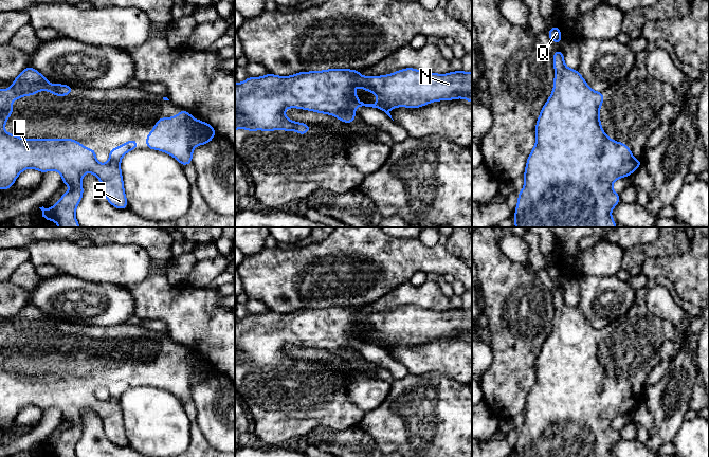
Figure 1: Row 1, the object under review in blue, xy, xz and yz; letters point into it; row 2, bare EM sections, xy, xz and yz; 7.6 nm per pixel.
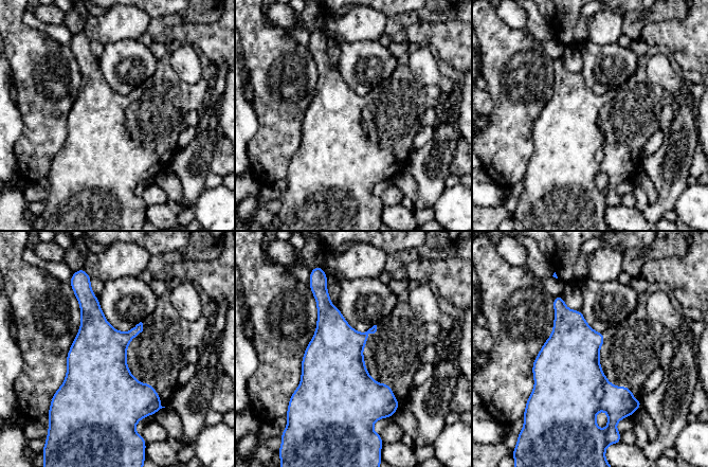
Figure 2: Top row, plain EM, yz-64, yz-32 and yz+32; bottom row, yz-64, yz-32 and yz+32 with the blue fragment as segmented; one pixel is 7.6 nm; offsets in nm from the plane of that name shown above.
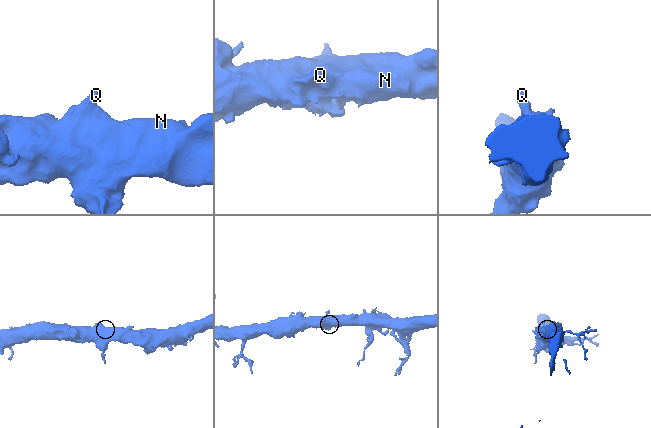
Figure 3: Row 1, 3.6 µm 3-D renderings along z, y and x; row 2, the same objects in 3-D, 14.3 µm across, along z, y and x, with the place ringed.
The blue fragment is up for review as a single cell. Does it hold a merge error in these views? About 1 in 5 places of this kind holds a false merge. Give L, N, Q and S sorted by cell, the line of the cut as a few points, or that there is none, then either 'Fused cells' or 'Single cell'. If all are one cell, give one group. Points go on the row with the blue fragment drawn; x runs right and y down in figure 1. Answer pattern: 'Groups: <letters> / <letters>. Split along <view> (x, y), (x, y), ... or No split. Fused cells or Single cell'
Groups: L N Q S. No split. Single cell

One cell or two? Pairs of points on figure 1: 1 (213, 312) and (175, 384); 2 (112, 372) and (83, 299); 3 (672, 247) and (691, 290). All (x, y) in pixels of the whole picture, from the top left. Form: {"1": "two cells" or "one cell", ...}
{"1": "two cells", "2": "two cells", "3": "two cells"}

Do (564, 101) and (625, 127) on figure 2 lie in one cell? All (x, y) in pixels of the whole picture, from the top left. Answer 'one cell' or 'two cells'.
one cell

